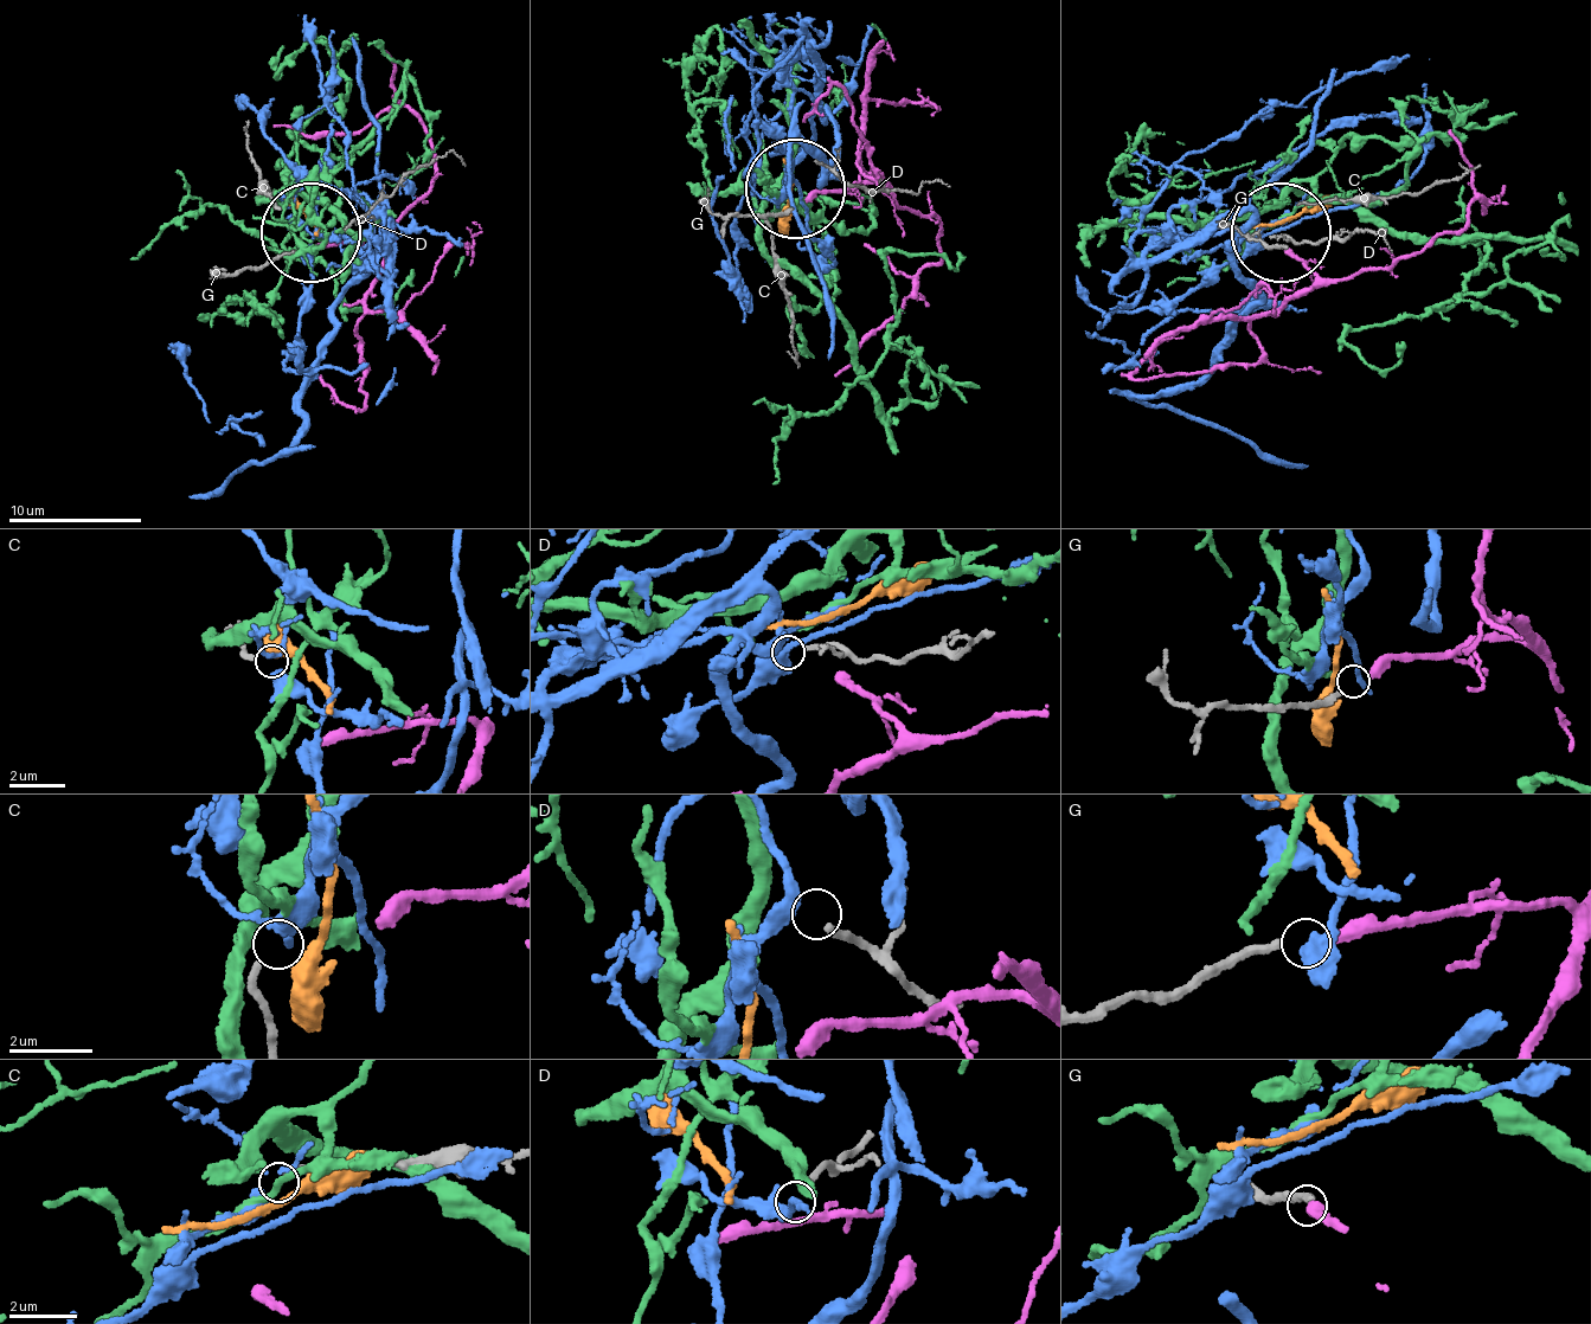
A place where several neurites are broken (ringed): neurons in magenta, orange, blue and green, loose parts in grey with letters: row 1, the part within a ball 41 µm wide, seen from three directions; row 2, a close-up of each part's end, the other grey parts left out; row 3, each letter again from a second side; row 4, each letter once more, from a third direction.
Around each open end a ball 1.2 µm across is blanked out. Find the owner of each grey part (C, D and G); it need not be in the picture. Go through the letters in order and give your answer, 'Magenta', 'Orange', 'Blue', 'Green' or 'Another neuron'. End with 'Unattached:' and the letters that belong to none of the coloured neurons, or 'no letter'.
C: Blue
D: Another neuron
G: Magenta
Unattached: D

